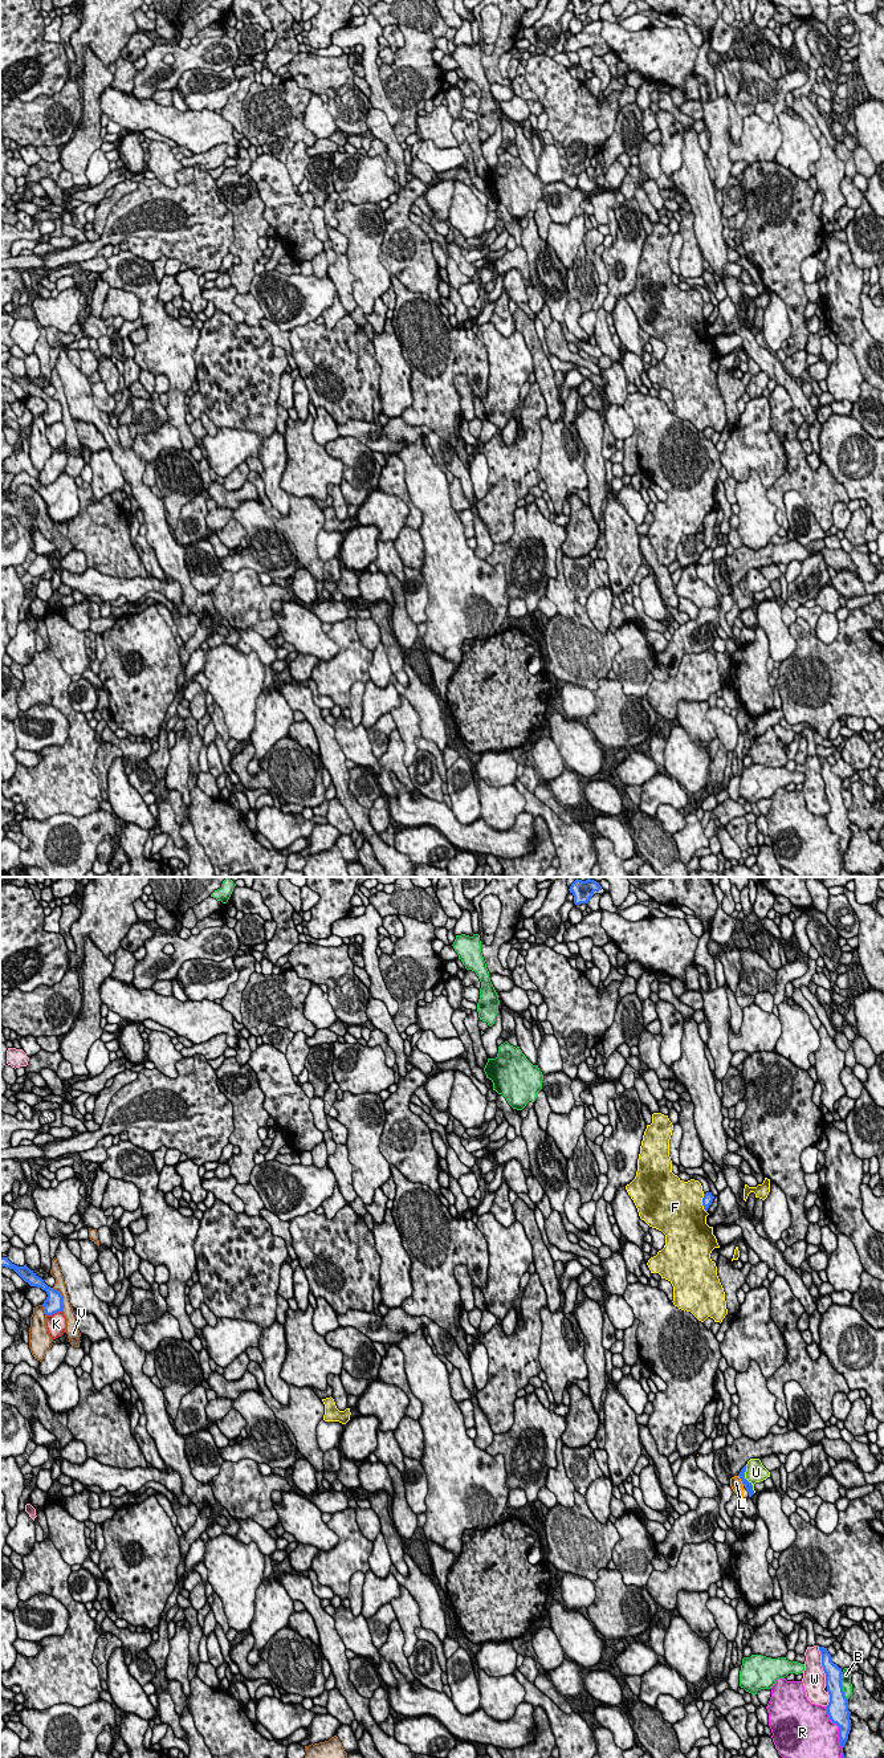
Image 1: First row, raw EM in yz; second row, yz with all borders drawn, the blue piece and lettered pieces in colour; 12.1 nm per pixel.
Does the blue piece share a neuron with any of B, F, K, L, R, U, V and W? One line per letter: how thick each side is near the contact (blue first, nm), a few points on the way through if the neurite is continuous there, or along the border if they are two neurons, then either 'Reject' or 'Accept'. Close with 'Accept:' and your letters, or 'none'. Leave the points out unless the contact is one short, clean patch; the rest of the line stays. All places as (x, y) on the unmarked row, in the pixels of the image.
B: Thickness 240 nm (blue) against 130 nm. Reject
F: Thickness 130 nm (blue) against 480 nm. Reject
K: Thickness 220 nm (blue) against 240 nm. Reject
L: Thickness 90 nm (blue) against 140 nm. Path across: yz (746, 594), (741, 590), (736, 592). Accept
R: Thickness 260 nm (blue) against 440 nm. Reject
U: Thickness 90 nm (blue) against 240 nm. Boundary: yz (745, 575), (745, 588), (754, 602). Reject
V: Thickness 220 nm (blue) against 130 nm. Reject
W: Thickness 190 nm (blue) against 280 nm. Reject
Accept: L

